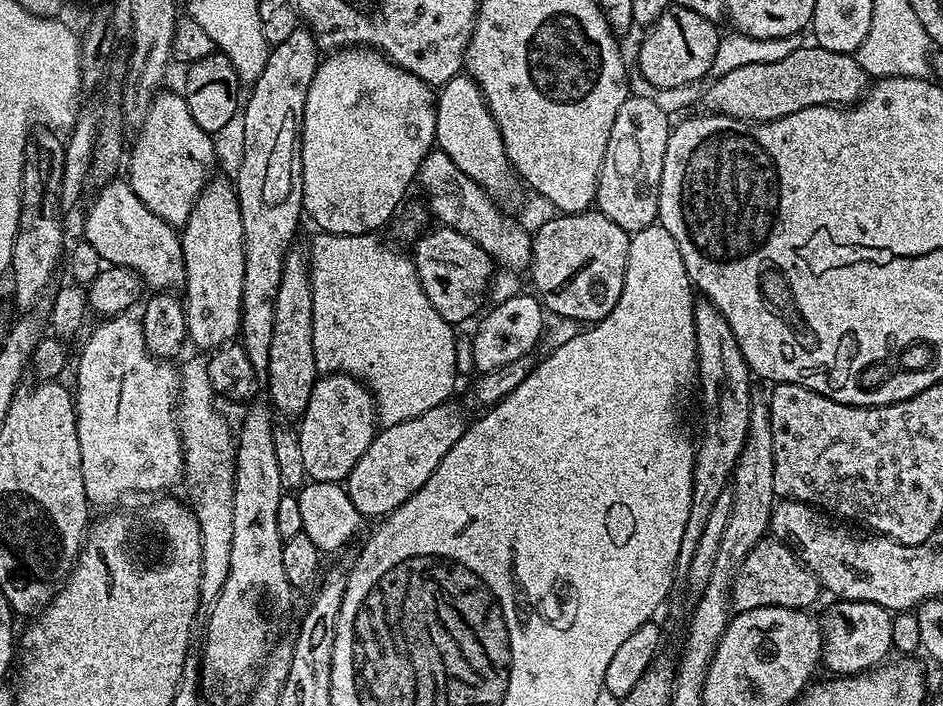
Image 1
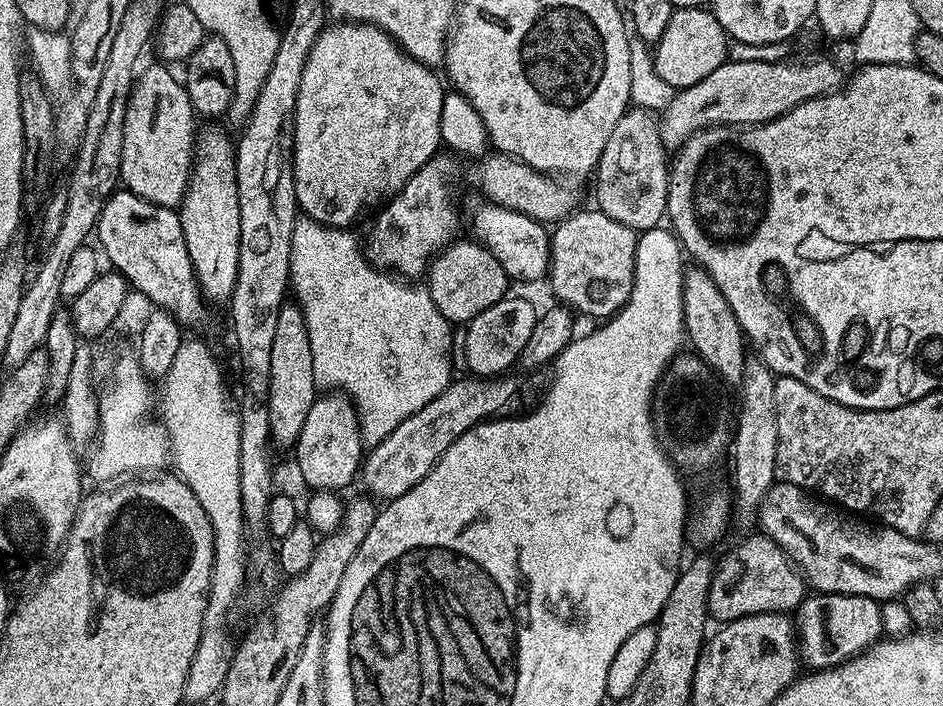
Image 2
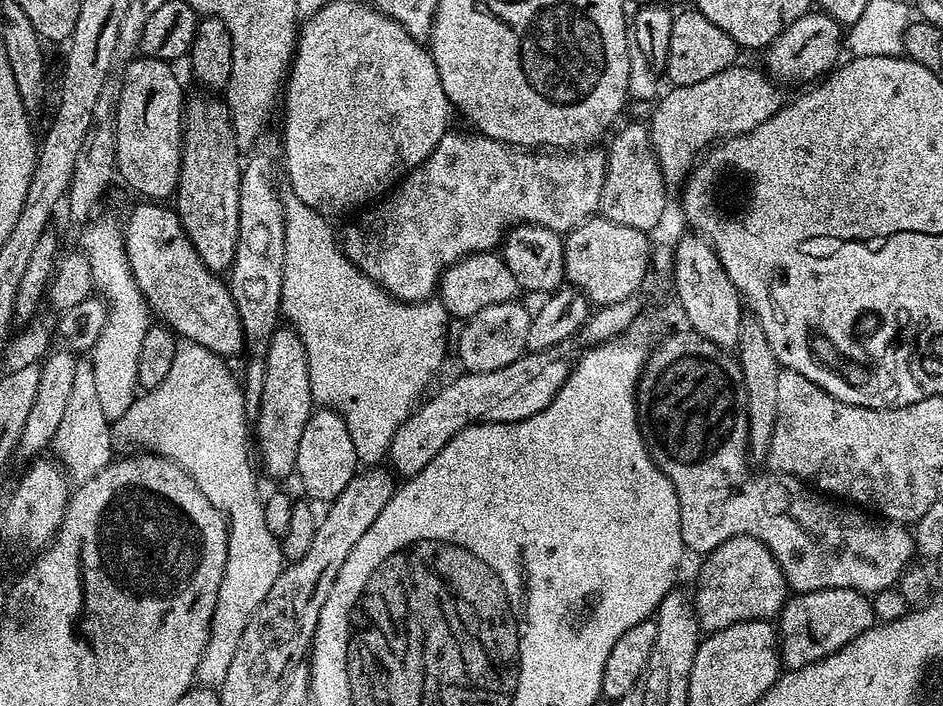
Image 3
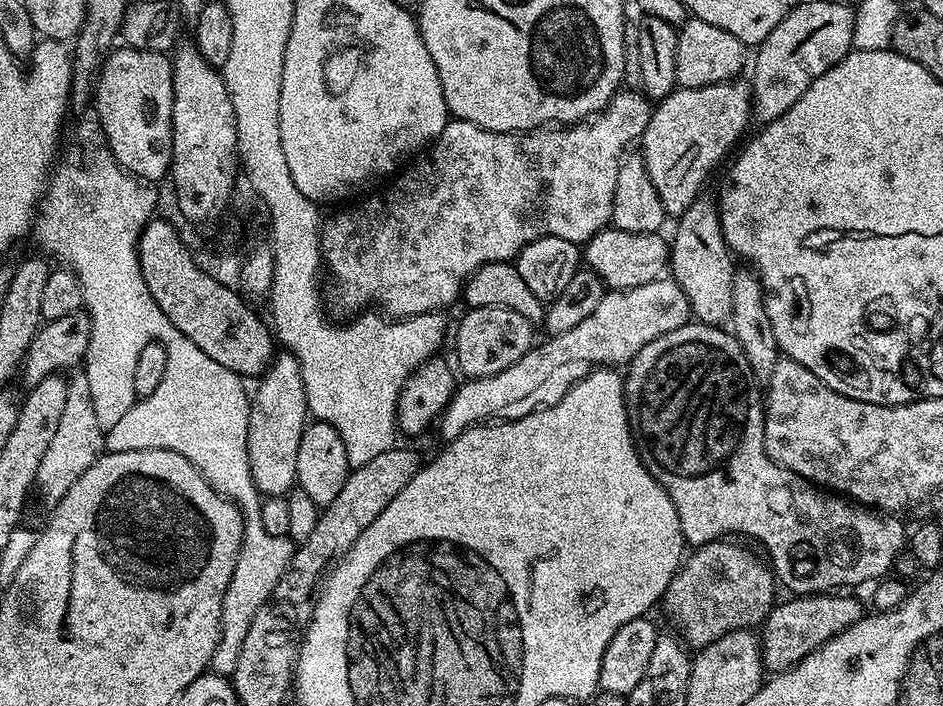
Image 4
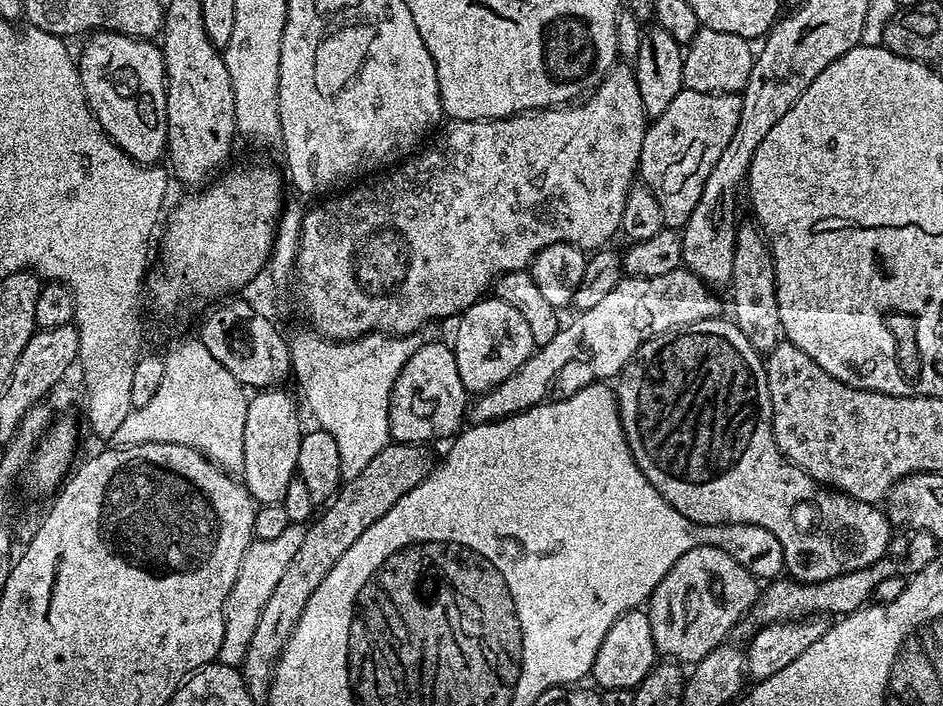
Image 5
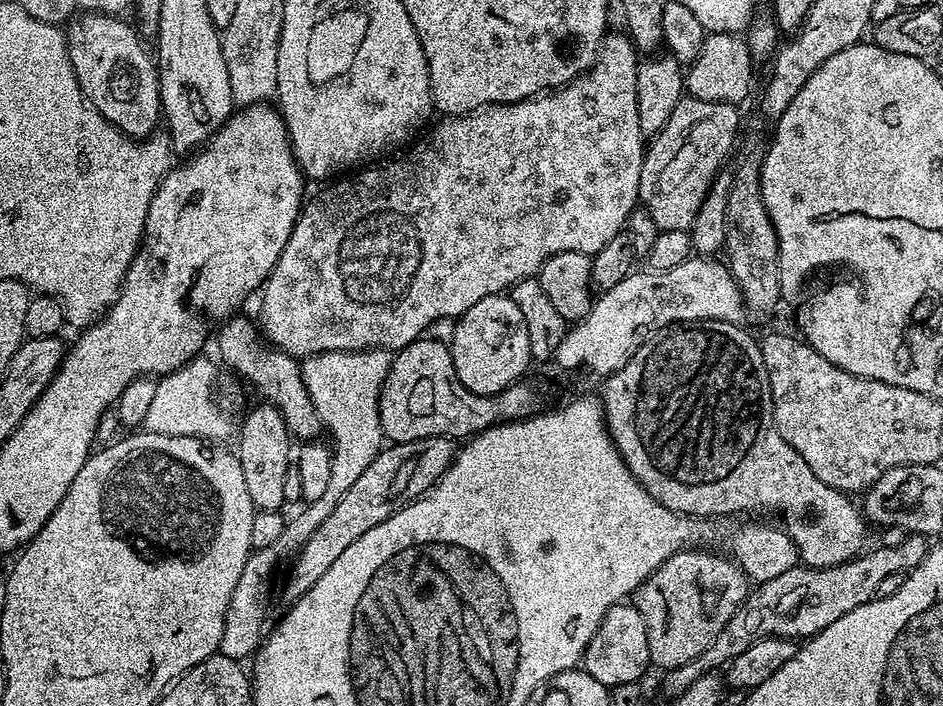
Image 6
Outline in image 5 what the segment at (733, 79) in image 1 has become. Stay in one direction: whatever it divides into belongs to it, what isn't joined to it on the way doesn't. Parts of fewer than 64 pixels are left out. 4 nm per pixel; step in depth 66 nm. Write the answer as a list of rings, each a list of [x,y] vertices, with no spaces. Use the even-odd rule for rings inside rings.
[[[684,88],[678,98],[670,102],[670,107],[645,127],[638,176],[643,187],[648,188],[654,198],[658,198],[658,210],[662,210],[662,218],[667,227],[683,229],[690,214],[694,214],[694,206],[698,206],[698,198],[702,198],[702,186],[706,186],[706,178],[710,178],[710,170],[714,170],[714,165],[718,163],[722,150],[726,150],[730,138],[734,138],[740,115],[742,102],[737,93],[699,92]]]

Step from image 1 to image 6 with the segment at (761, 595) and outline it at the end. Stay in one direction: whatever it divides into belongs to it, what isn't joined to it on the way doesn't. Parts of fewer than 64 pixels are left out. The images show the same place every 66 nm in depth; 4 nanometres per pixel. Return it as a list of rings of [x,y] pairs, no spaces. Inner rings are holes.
[[[681,550],[675,552],[670,559],[662,562],[646,582],[634,593],[634,603],[638,614],[642,614],[642,622],[646,622],[646,642],[650,646],[650,661],[660,670],[686,666],[694,658],[722,634],[722,626],[734,618],[736,611],[742,606],[750,591],[750,581],[744,575],[739,564],[724,554],[712,550]]]

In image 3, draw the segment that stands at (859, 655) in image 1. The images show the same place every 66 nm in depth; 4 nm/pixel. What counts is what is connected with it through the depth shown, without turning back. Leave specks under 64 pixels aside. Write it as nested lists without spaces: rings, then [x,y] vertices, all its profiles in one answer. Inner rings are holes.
[[[823,588],[817,592],[797,592],[789,595],[778,617],[778,635],[780,638],[780,663],[789,672],[810,666],[814,662],[824,660],[830,654],[842,650],[850,642],[854,642],[866,630],[877,623],[872,609],[871,599],[865,593],[853,588]]]

